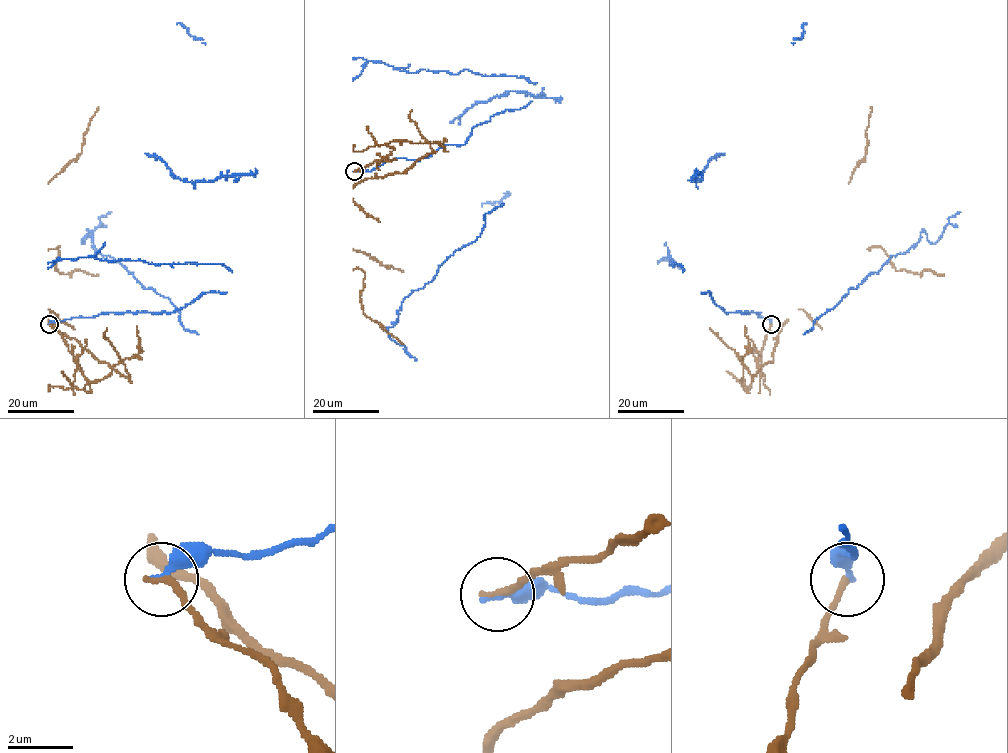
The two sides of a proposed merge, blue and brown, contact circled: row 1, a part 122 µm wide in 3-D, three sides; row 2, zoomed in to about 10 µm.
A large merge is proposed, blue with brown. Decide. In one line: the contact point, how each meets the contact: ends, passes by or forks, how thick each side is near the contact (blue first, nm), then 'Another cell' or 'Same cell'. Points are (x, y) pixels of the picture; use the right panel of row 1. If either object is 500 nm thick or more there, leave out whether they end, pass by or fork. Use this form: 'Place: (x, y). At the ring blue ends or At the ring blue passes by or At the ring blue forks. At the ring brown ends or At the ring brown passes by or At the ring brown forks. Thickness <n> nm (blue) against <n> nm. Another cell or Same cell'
Place: (771, 324). At the ring blue ends. At the ring brown ends. Thickness 300 nm (blue) against 220 nm. Another cell

